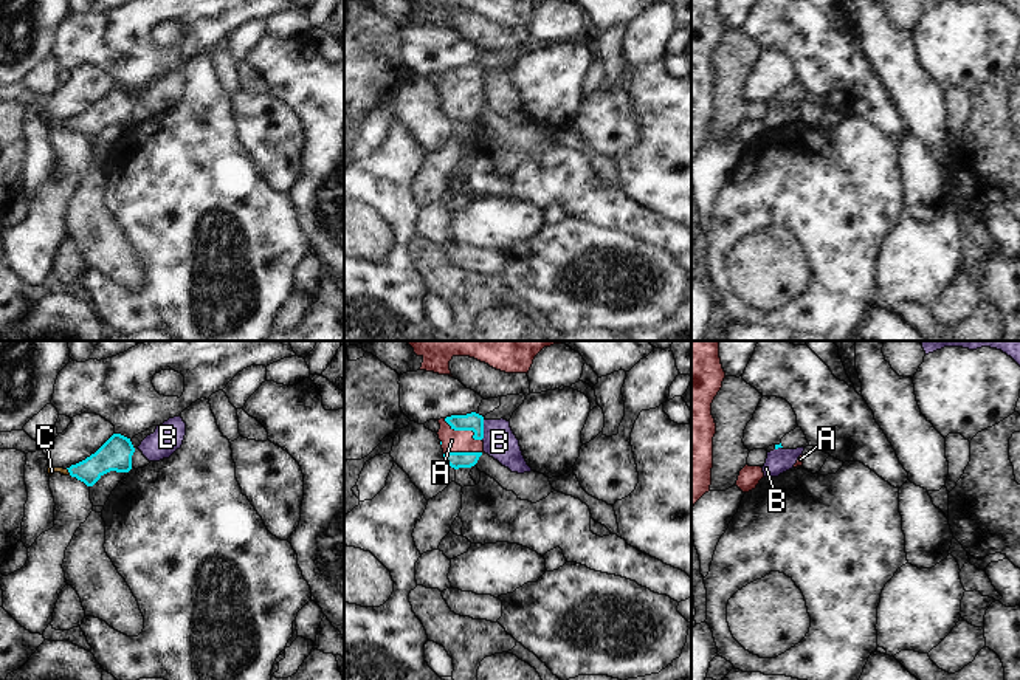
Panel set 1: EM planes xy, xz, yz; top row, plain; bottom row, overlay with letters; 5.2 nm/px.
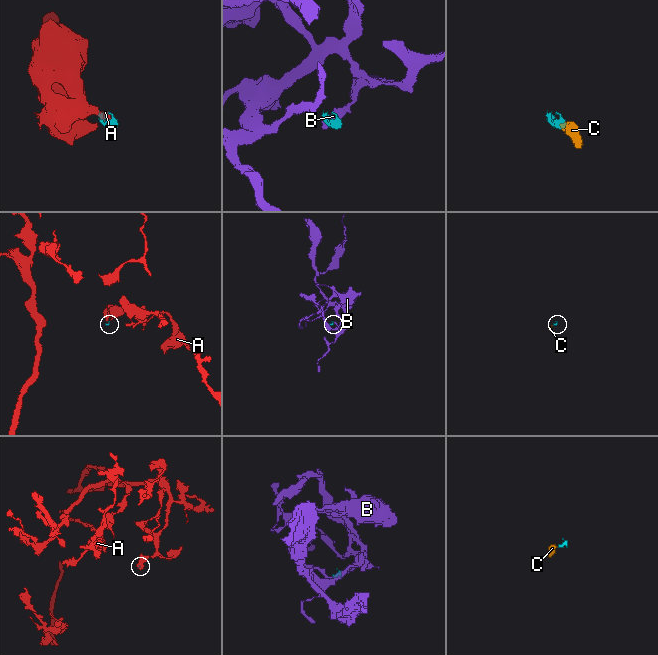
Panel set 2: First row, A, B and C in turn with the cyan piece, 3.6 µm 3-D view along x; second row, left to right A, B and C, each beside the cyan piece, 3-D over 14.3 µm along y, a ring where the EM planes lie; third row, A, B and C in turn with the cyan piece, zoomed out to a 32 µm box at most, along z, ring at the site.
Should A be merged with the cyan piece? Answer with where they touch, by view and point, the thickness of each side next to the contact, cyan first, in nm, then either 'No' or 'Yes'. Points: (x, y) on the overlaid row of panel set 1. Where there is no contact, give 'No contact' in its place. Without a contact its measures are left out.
Touches cyan at xz (465, 429). Thickness 100 nm (cyan) against 110 nm. Yes

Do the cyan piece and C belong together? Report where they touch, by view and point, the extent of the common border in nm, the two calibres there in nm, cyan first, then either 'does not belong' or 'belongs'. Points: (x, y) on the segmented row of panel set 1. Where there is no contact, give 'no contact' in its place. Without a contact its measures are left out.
meets cyan in xy at (68, 471); contact 40 nm long; 160 nm thick on the cyan side, 40 nm on the other; belongs

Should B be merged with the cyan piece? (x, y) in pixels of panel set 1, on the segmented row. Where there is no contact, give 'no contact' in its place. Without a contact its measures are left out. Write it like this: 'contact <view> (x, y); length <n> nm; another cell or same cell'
contact xz (482, 429); length 110 nm; another cell

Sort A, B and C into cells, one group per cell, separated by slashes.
A C / B

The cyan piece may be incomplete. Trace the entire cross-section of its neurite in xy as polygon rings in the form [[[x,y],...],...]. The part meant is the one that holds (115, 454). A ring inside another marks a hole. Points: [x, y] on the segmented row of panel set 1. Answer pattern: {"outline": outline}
{"outline": [[[113,434],[95,454],[70,468],[48,468],[48,474],[60,472],[76,477],[87,486],[93,486],[104,474],[110,471],[129,472],[132,469],[132,455],[135,448],[130,438]]]}

